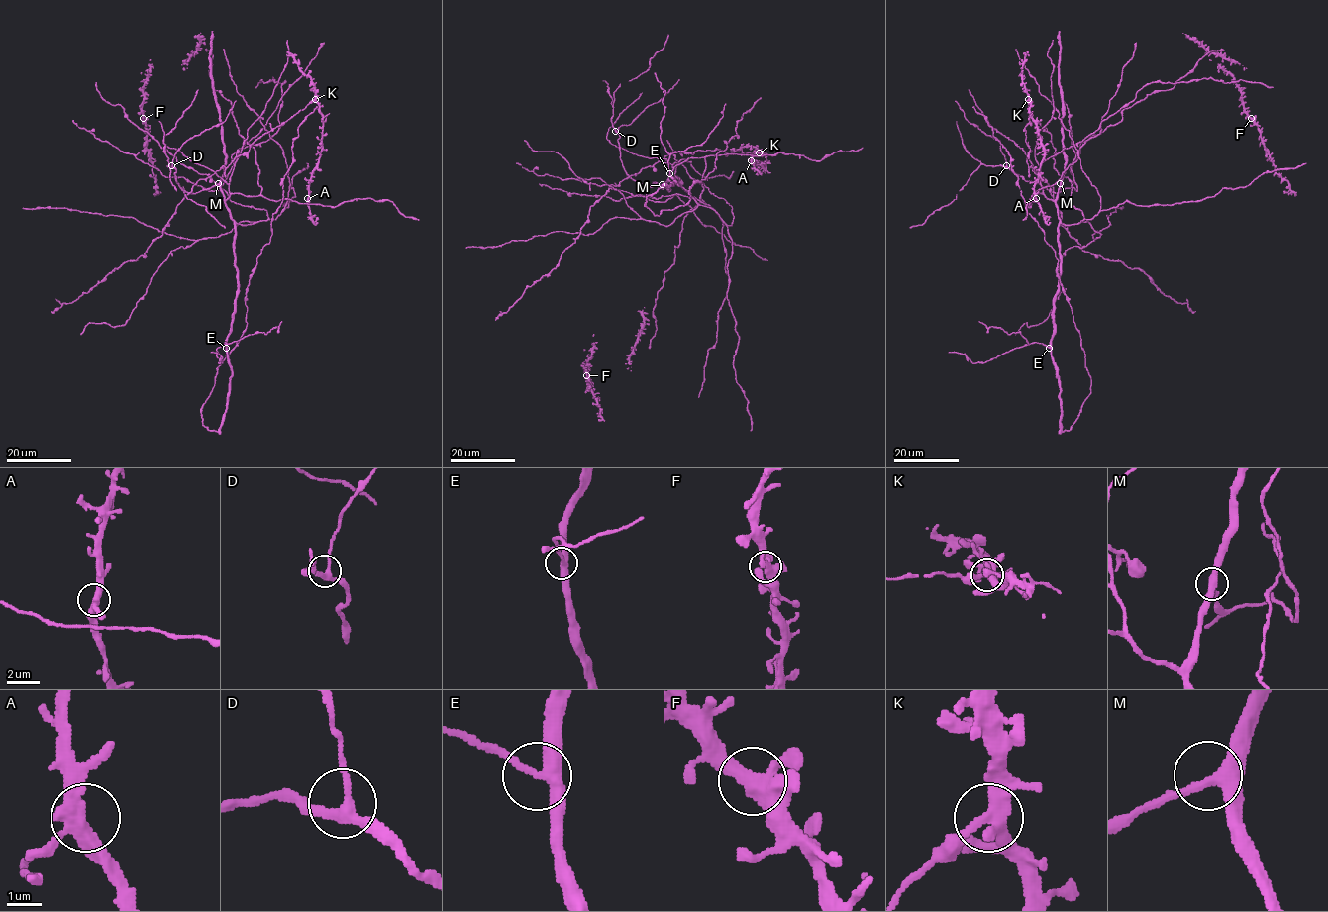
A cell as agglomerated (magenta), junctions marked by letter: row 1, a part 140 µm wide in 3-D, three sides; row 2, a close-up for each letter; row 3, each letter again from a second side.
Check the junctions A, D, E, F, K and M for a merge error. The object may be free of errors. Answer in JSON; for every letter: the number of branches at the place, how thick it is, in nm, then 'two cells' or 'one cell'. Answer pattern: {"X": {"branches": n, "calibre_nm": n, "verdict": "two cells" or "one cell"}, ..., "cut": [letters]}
{"A": {"branches": 3, "calibre_nm": 380, "verdict": "one cell"}, "D": {"branches": 3, "calibre_nm": 260, "verdict": "one cell"}, "E": {"branches": 3, "calibre_nm": 300, "verdict": "one cell"}, "F": {"branches": 3, "calibre_nm": 360, "verdict": "one cell"}, "K": {"branches": 3, "calibre_nm": 380, "verdict": "two cells"}, "M": {"branches": 3, "calibre_nm": 280, "verdict": "one cell"}, "cut": ["K"]}

